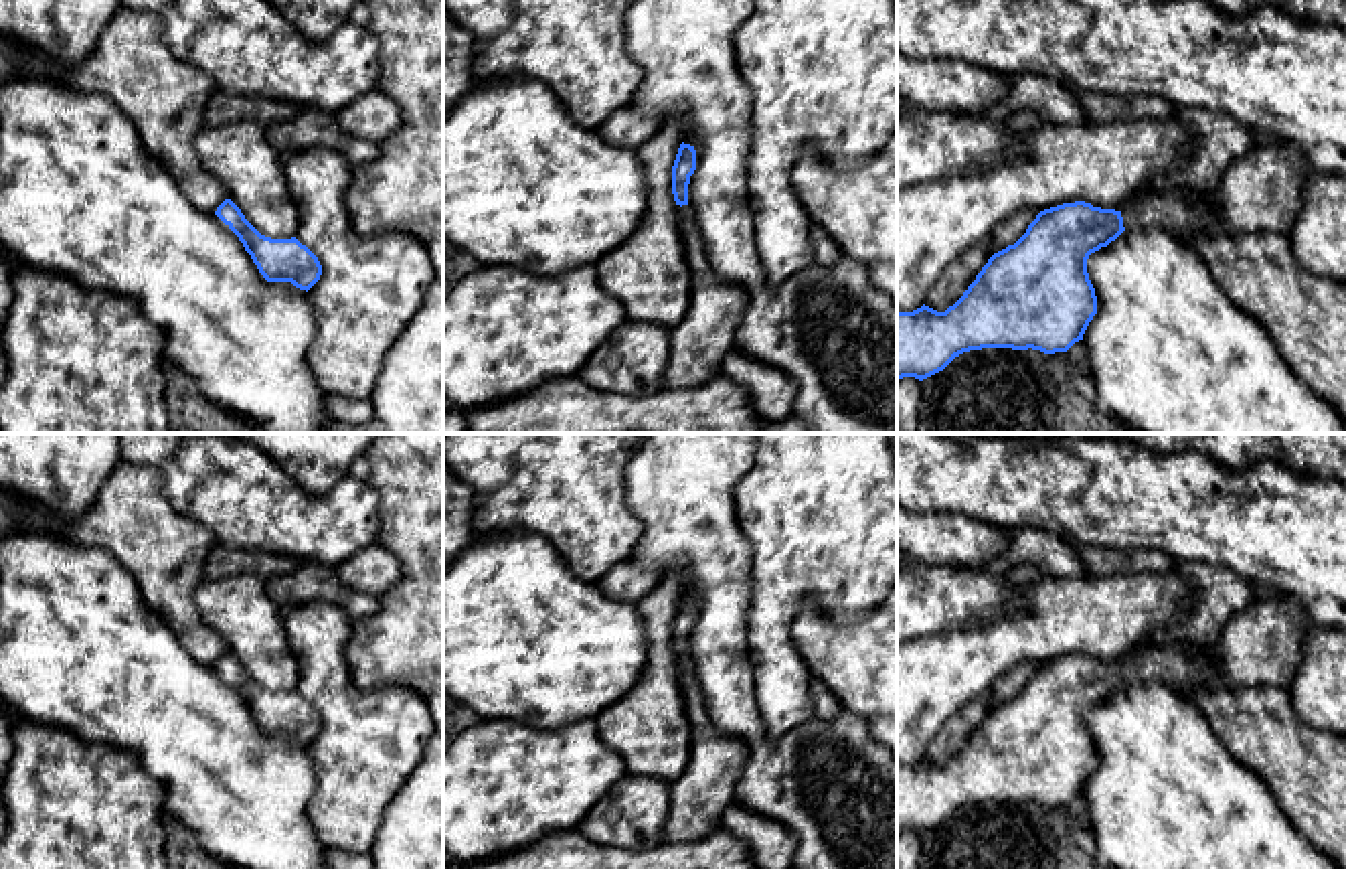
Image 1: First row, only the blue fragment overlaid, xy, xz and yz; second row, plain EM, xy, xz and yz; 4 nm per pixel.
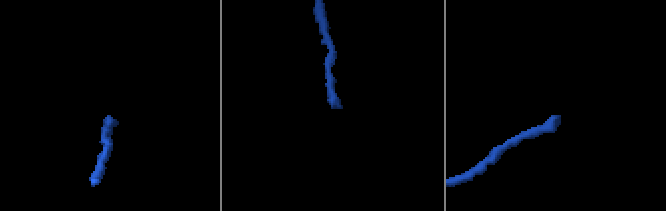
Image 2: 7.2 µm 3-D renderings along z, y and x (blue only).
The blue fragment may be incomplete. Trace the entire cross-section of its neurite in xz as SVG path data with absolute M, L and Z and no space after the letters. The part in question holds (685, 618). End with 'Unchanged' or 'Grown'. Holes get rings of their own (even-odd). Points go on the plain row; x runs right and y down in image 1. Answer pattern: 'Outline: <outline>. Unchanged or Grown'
Outline: M680 598L672 620L672 648L680 660L680 689L692 731L690 760L668 786L670 808L662 841L692 841L723 828L725 810L735 802L735 786L747 766L747 745L721 733L706 711L696 670L688 658L688 638L696 624L696 604Z. Grown

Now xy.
Outline: M225 652L215 668L239 691L267 735L291 735L308 745L320 733L318 711L296 691L271 693L261 689L231 652Z. Unchanged

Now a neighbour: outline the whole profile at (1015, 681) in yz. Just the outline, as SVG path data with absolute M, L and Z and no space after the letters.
M1024 662L1018 668L1004 675L992 689L992 705L998 707L1008 699L1014 699L1028 683L1028 679L1036 673L1038 662Z

